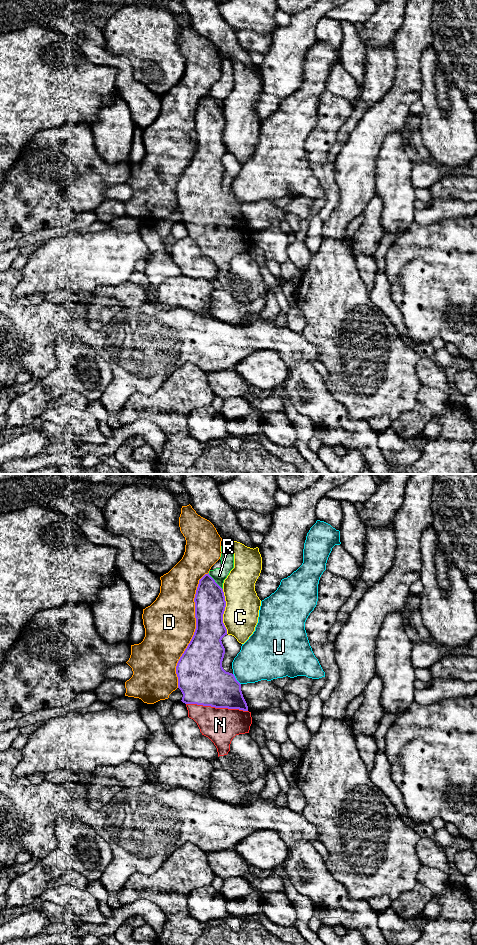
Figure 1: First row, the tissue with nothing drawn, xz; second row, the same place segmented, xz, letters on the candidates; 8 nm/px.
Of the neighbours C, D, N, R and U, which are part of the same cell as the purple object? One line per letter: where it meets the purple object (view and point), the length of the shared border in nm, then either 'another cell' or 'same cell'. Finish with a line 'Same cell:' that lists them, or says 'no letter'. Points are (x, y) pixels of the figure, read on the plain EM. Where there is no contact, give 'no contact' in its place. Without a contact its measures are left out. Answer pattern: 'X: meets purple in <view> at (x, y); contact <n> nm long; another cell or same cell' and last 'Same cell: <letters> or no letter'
C: meets purple in xz at (224, 130); contact 360 nm long; another cell
D: meets purple in xz at (195, 149); contact 950 nm long; another cell
N: meets purple in xz at (217, 227); contact 500 nm long; same cell
R: meets purple in xz at (214, 101); contact 180 nm long; another cell
U: meets purple in xz at (235, 199); contact 110 nm long; another cell
Same cell: N

